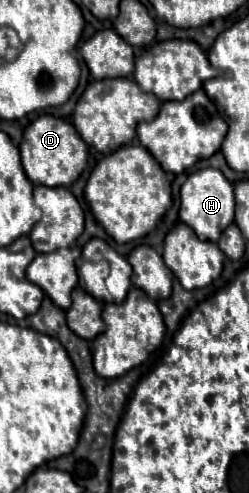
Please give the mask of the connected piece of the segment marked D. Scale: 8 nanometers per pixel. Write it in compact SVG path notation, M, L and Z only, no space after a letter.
M40 115L24 131L24 141L20 143L20 155L24 173L36 185L72 185L86 167L88 147L78 137L72 123L52 115Z

